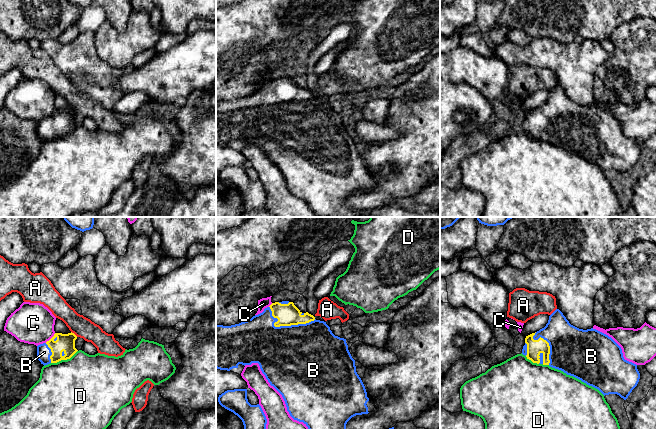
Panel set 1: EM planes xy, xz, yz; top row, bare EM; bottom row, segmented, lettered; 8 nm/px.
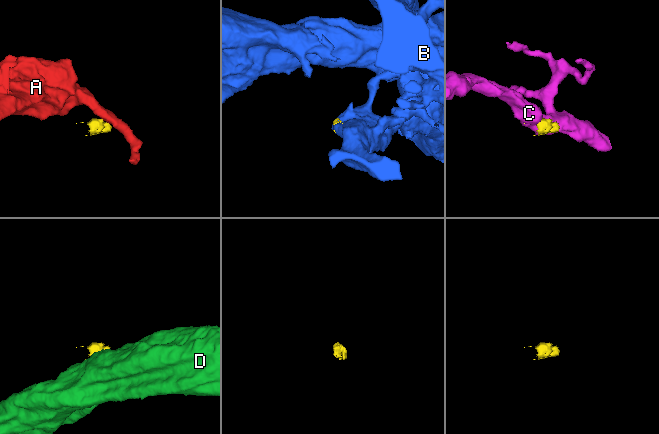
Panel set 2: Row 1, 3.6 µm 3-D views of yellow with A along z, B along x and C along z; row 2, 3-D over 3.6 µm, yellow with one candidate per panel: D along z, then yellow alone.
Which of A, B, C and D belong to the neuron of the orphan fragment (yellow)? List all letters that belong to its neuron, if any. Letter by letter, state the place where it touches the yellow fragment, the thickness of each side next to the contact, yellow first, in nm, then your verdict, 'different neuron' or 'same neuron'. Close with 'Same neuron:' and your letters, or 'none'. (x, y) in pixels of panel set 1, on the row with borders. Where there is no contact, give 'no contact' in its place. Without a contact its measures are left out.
A: xy (73, 333) | 140/170 nm | different neuron
B: xz (285, 325) | 180/480 nm | same neuron
C: xy (51, 338) | 140/340 nm | different neuron
D: xy (64, 359) | 140/480 nm | different neuron
Same neuron: B

